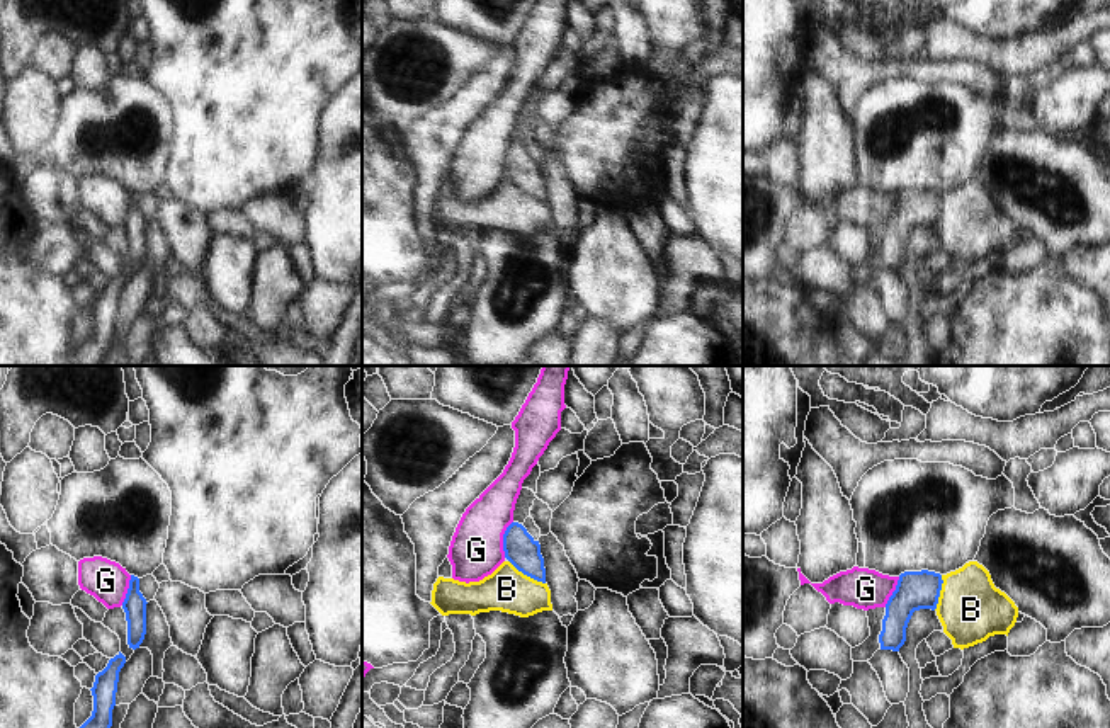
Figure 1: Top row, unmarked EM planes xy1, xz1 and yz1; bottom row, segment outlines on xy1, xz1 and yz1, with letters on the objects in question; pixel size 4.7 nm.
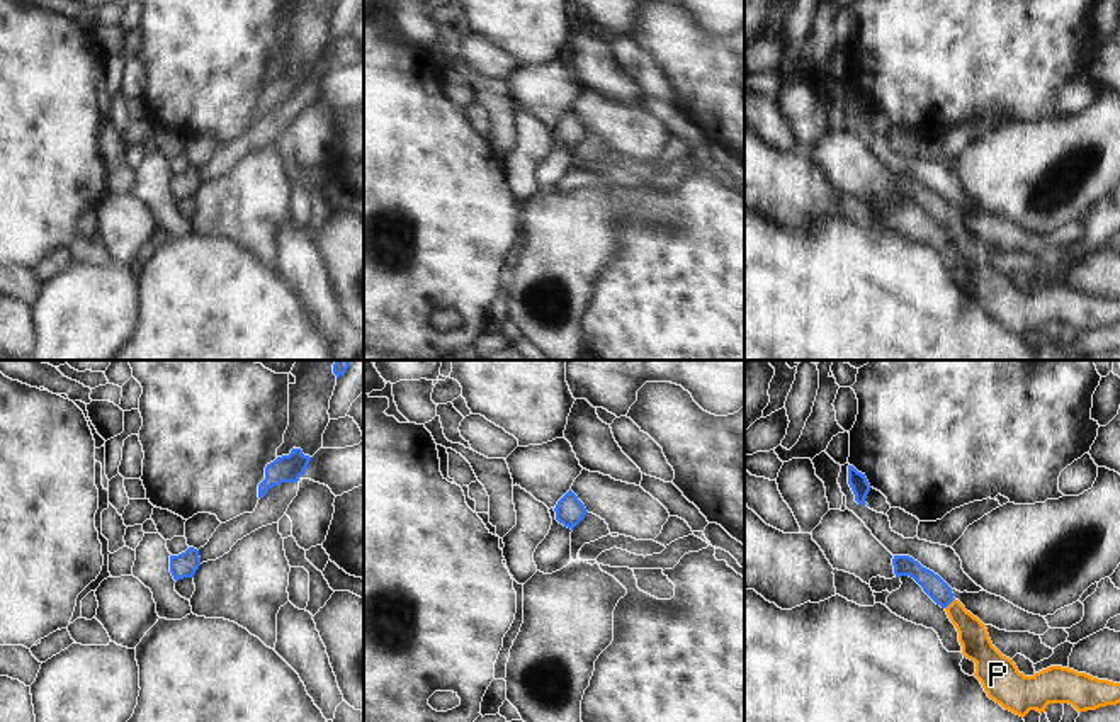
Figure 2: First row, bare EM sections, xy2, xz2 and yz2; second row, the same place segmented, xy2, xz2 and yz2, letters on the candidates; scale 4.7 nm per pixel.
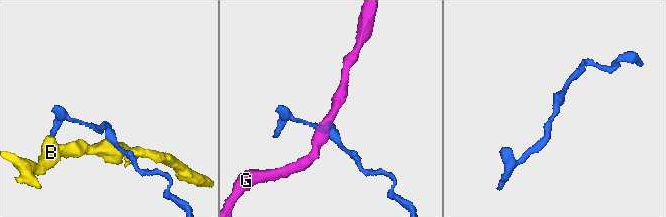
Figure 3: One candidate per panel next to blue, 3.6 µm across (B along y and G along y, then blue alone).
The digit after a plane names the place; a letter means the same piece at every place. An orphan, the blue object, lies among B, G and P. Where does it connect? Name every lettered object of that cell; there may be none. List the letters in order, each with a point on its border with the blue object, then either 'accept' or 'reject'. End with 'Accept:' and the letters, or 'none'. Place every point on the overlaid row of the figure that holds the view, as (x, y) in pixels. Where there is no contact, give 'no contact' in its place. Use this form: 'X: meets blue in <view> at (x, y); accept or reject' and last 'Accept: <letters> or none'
B: meets blue in xz1 at (527, 575); reject
G: meets blue in xz1 at (504, 540); reject
P: meets blue in yz2 at (950, 602); accept
Accept: P

